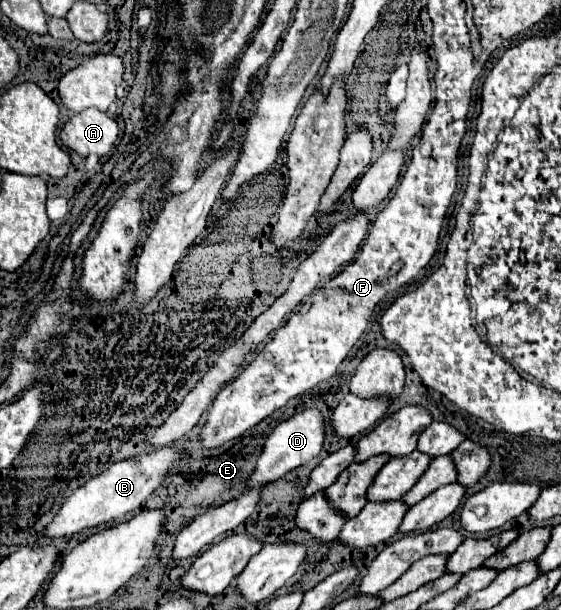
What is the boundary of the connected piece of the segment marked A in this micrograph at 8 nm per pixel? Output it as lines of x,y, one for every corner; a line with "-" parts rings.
86,108
74,114
60,130
60,140
66,148
86,158
90,154
104,156
112,150
118,138
116,120
96,108

